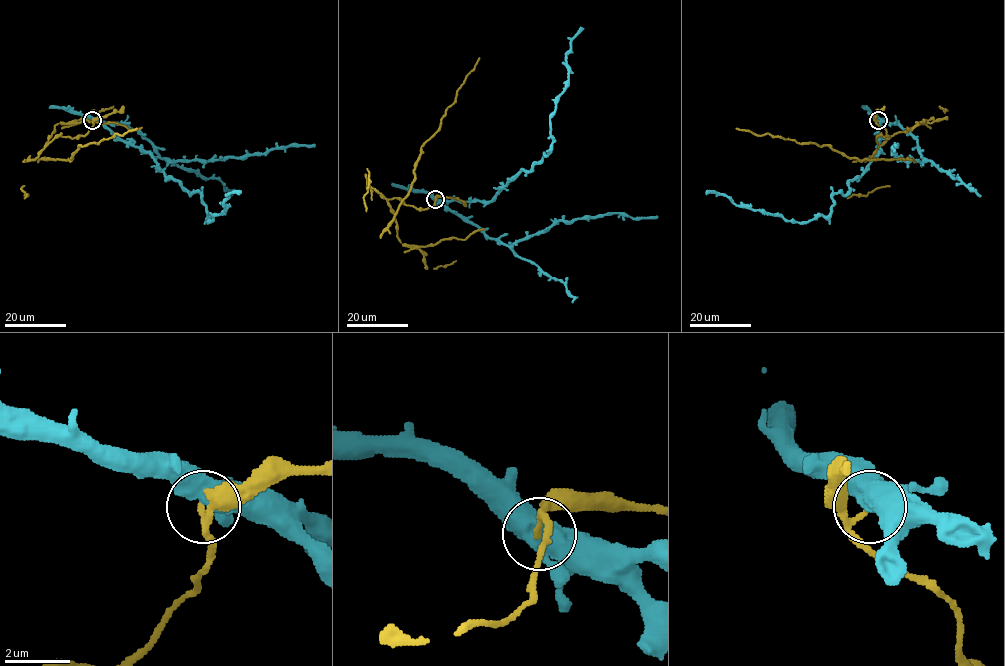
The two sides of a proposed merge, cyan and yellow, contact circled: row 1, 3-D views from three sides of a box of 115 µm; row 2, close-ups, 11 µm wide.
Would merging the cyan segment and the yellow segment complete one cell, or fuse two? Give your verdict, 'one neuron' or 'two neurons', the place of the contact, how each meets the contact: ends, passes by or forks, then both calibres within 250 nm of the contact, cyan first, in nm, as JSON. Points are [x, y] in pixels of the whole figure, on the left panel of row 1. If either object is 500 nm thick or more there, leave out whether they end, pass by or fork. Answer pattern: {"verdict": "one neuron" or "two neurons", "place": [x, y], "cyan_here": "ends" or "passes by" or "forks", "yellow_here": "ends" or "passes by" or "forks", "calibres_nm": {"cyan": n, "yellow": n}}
{"verdict": "two neurons", "place": [92, 120], "calibres_nm": {"cyan": 600, "yellow": 120}}

